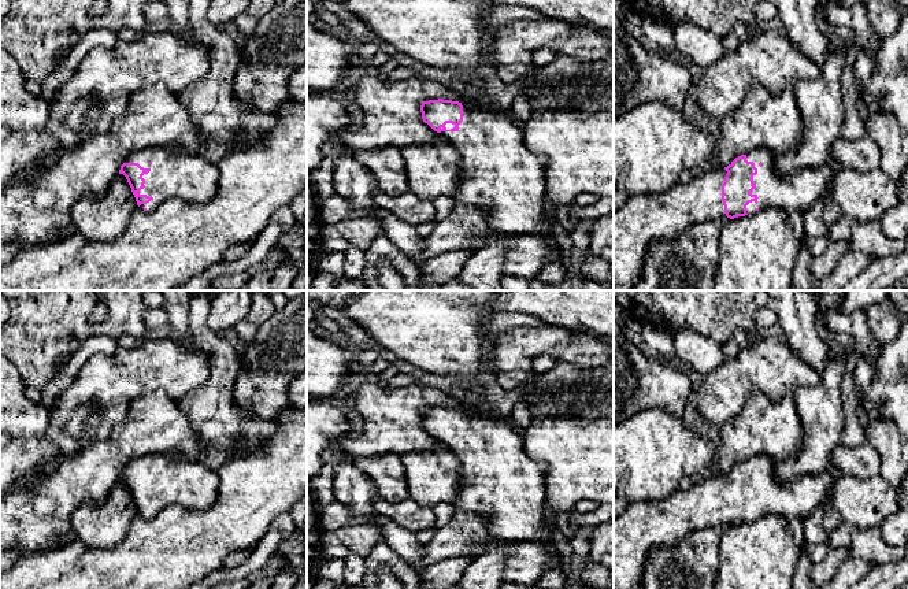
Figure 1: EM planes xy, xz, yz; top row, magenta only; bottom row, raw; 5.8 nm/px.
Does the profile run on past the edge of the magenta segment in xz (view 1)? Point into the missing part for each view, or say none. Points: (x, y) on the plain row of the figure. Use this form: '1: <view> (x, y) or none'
1: xz (497, 480)

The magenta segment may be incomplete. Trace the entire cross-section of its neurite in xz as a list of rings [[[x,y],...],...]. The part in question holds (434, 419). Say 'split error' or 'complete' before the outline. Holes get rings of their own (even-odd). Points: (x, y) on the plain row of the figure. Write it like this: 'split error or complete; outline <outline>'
split error; outline [[[463,403],[463,407],[429,407],[420,412],[422,426],[442,445],[448,447],[460,463],[459,468],[459,493],[452,503],[455,508],[467,512],[479,514],[486,518],[490,534],[504,542],[533,541],[557,552],[555,541],[556,525],[545,522],[546,489],[542,468],[534,463],[525,451],[525,437],[514,426],[511,418],[503,418],[490,408],[471,407]]]

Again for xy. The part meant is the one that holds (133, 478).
split error; outline [[[168,453],[145,455],[127,463],[119,481],[126,484],[137,512],[144,518],[155,518],[170,505],[204,512],[215,504],[220,486],[218,473],[207,467],[203,459],[188,460]]]

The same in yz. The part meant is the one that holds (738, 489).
split error; outline [[[756,455],[735,464],[727,474],[709,478],[696,478],[689,490],[678,489],[664,500],[635,501],[614,519],[614,589],[638,589],[644,581],[644,564],[649,551],[657,547],[674,547],[685,536],[696,530],[723,525],[751,522],[766,514],[779,514],[783,518],[808,518],[829,496],[831,477],[826,471],[814,475],[794,477],[789,485],[781,485],[775,478],[778,463],[764,455]]]

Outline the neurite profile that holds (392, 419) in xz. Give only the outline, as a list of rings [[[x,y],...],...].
[[[364,382],[355,392],[353,401],[364,422],[363,431],[340,436],[333,442],[349,460],[434,449],[441,441],[423,429],[422,410],[438,405],[459,410],[463,407],[462,400],[419,384],[390,388]]]

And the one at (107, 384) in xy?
[[[175,336],[145,338],[136,348],[118,348],[114,355],[96,353],[81,367],[75,381],[58,397],[49,423],[77,441],[86,437],[88,419],[99,414],[93,441],[110,436],[138,396],[163,390],[173,400],[205,385],[210,378],[207,353],[185,348]]]

